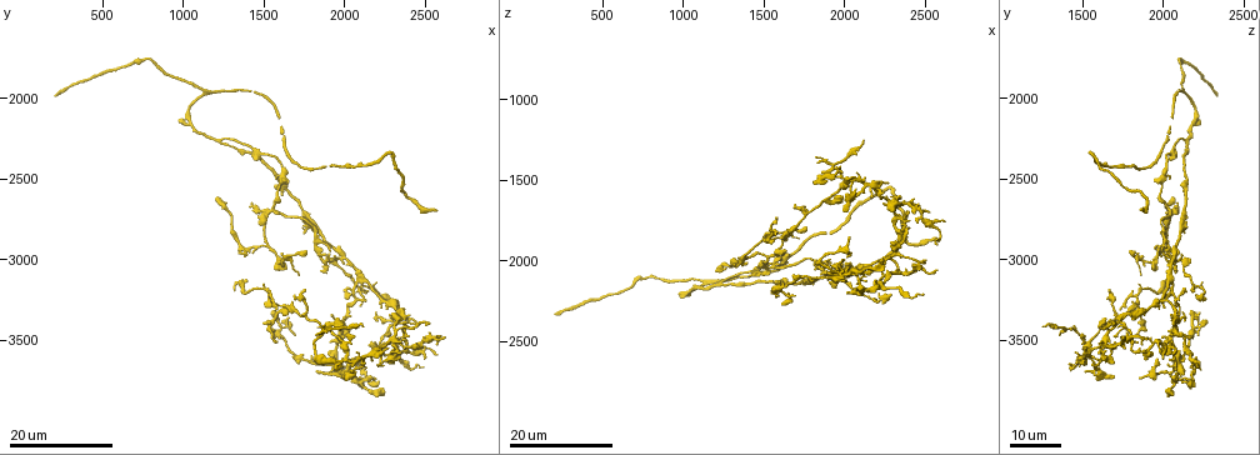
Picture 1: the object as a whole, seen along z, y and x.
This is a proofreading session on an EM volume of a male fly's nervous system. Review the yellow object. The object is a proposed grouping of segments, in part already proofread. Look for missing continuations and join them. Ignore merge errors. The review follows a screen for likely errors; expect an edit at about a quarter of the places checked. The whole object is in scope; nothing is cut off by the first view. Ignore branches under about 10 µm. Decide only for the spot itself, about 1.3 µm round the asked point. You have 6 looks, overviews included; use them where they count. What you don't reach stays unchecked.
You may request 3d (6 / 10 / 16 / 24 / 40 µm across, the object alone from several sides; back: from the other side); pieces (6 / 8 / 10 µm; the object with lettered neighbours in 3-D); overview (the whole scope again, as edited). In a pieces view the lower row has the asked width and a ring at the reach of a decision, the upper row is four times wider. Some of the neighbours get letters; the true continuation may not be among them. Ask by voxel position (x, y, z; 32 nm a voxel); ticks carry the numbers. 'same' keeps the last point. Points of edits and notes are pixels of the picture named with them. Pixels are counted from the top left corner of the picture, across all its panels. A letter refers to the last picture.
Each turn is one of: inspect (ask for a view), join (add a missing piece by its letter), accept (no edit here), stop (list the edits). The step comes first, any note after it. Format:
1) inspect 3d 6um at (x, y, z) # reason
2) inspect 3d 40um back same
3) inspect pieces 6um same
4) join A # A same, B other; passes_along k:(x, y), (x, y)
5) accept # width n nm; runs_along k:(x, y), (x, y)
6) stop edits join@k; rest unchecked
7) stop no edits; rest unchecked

inspect 3d 16um at (2040, 3480, 1480) # thick end

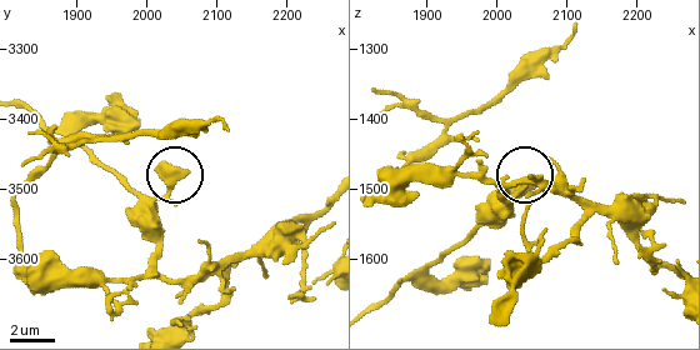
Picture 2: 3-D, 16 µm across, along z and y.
inspect pieces 8um same

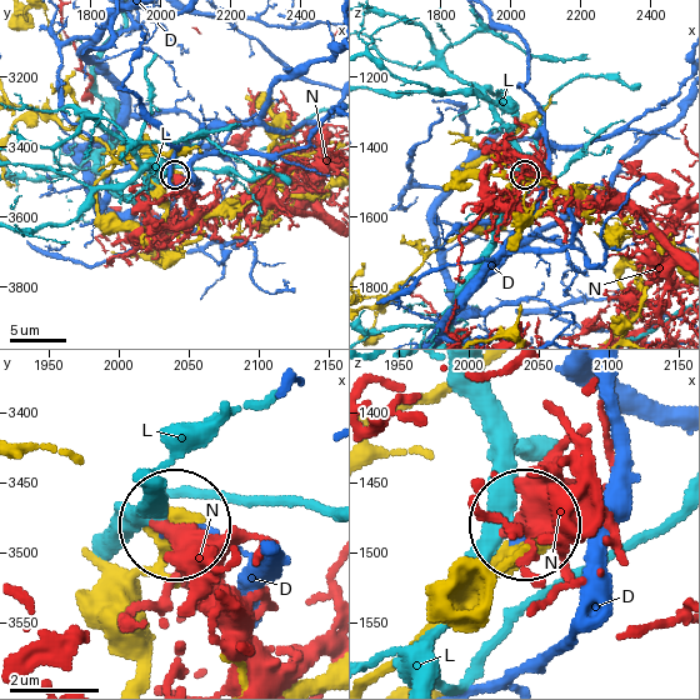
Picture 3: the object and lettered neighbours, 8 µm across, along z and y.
accept # D other, L other, N other; no lettered piece goes on from it

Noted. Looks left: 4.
inspect 3d 24um at (2520, 3380, 1700) # free end

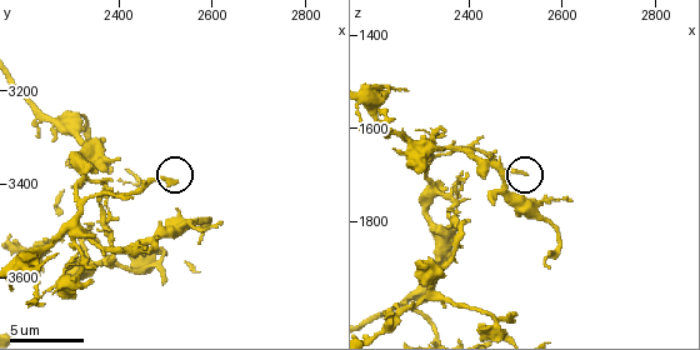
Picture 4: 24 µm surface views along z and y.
inspect pieces 10um at (2520, 3395, 1700)

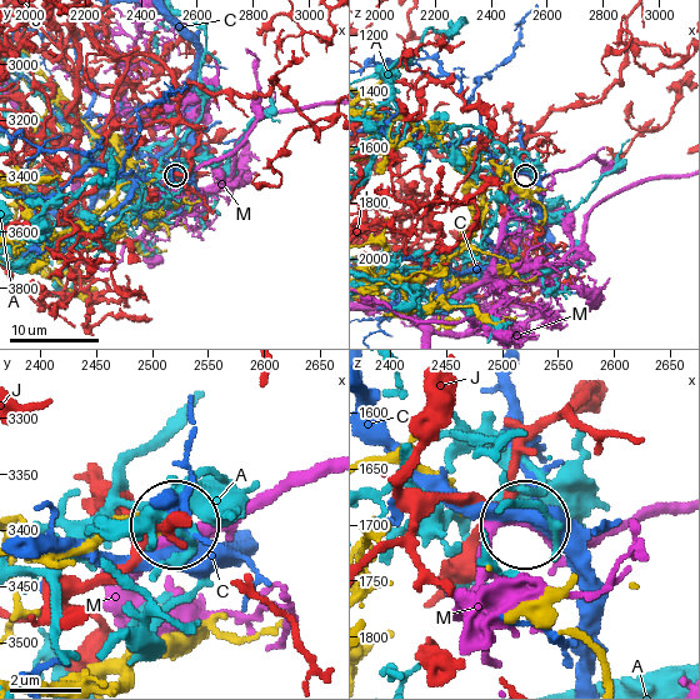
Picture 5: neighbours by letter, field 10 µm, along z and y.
accept # A other, C other, J other, M other; no lettered piece goes on from it

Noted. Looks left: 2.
inspect 3d 16um at (2580, 2680, 1880) # branch stops here

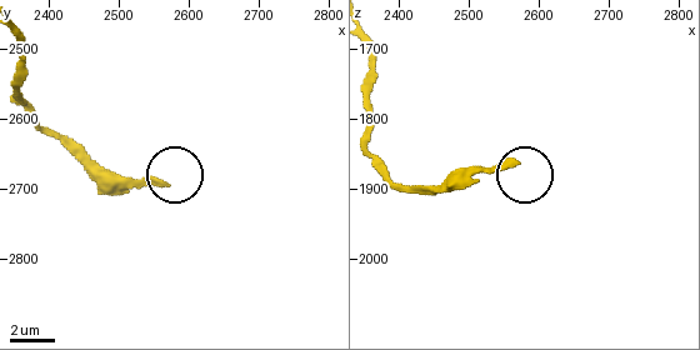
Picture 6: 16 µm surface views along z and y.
inspect pieces 6um at (2565, 2690, 1865)

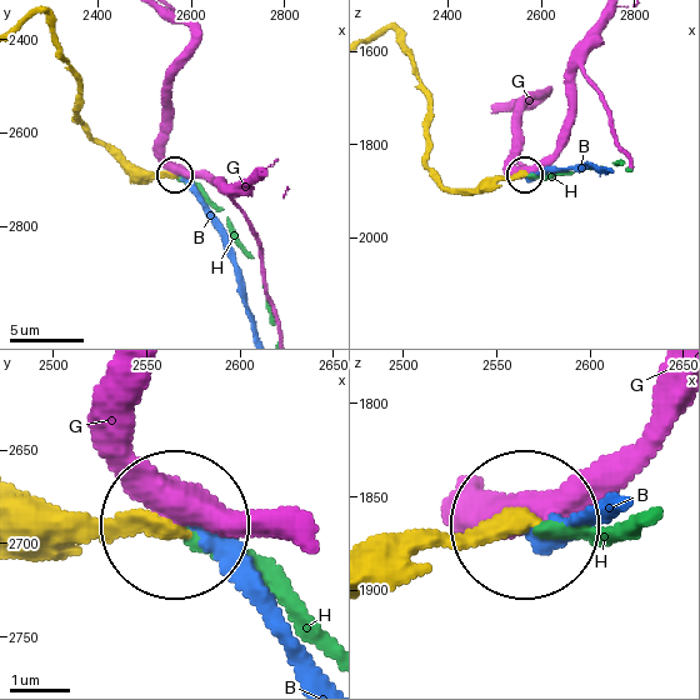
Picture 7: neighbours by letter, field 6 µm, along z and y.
join H # width 290 nm; B other, G other, H same; passes_along 7:(29, 493), (218, 541), (321, 631); the cell continues

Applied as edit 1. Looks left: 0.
stop edits join@7; rest unchecked

